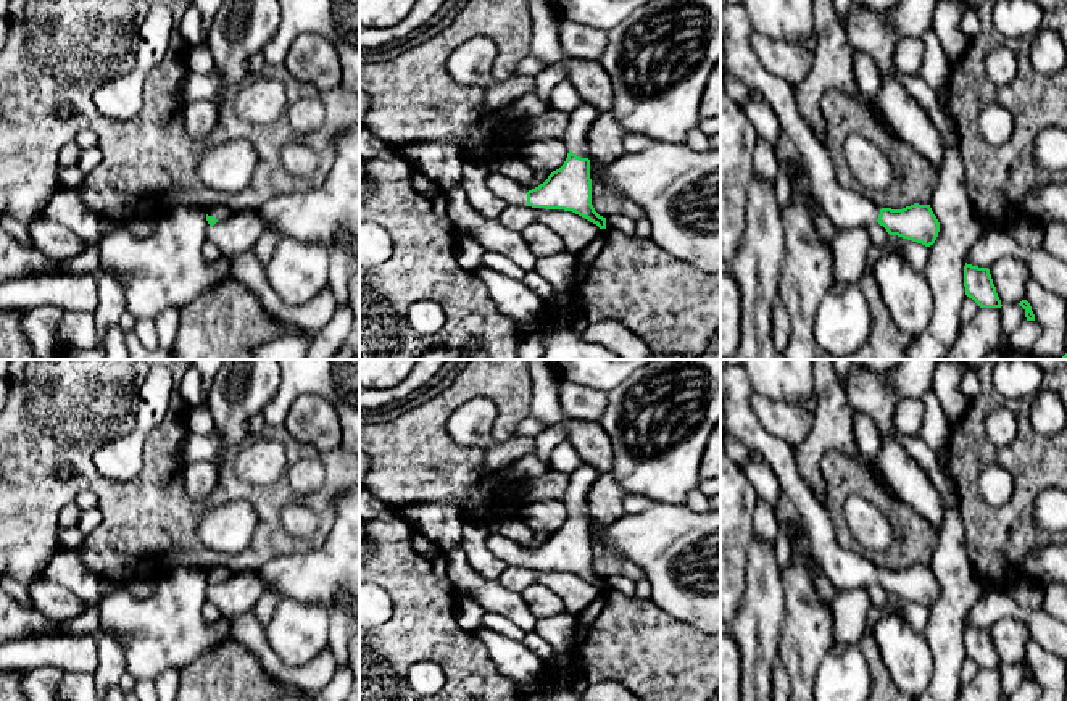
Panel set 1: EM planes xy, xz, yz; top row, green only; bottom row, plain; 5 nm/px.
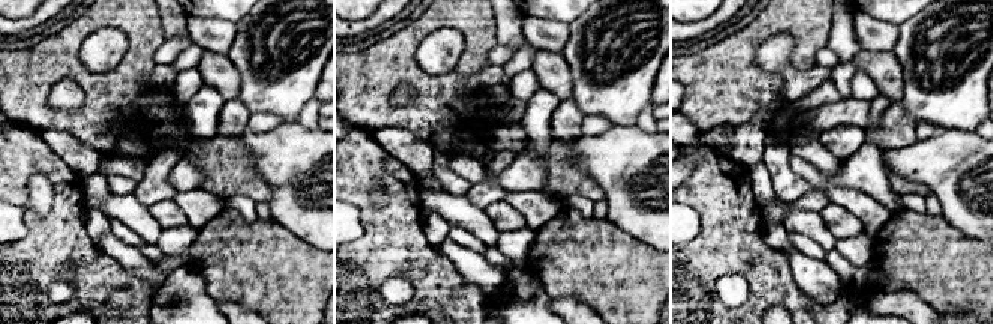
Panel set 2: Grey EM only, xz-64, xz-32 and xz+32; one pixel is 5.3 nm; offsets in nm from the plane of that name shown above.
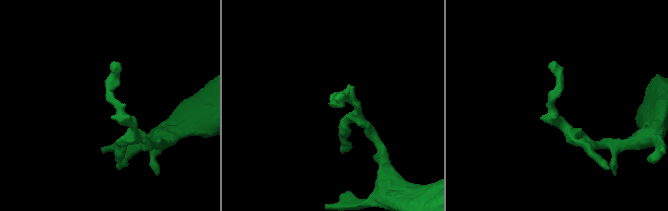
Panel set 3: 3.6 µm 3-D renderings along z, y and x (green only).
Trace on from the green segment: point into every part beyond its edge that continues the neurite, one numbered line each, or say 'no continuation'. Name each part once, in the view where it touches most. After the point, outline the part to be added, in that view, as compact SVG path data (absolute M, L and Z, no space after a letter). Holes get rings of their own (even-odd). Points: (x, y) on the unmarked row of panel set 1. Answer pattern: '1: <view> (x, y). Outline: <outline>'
1: xz (581, 481). Outline: M582 462L572 474L569 474L569 492L564 498L567 512L572 512L580 519L587 519L587 496L598 477L598 471L585 462Z
2: xz (511, 553). Outline: M492 533L485 540L487 548L500 559L503 559L508 566L522 566L527 567L527 550L519 546L517 543L498 535Z

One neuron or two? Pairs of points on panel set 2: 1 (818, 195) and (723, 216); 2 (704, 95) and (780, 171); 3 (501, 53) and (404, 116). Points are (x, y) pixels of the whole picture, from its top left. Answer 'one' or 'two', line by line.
1: two
2: two
3: two

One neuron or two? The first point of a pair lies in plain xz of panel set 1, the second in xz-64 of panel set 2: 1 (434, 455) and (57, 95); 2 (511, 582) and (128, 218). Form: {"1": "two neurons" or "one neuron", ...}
{"1": "two neurons", "2": "two neurons"}

